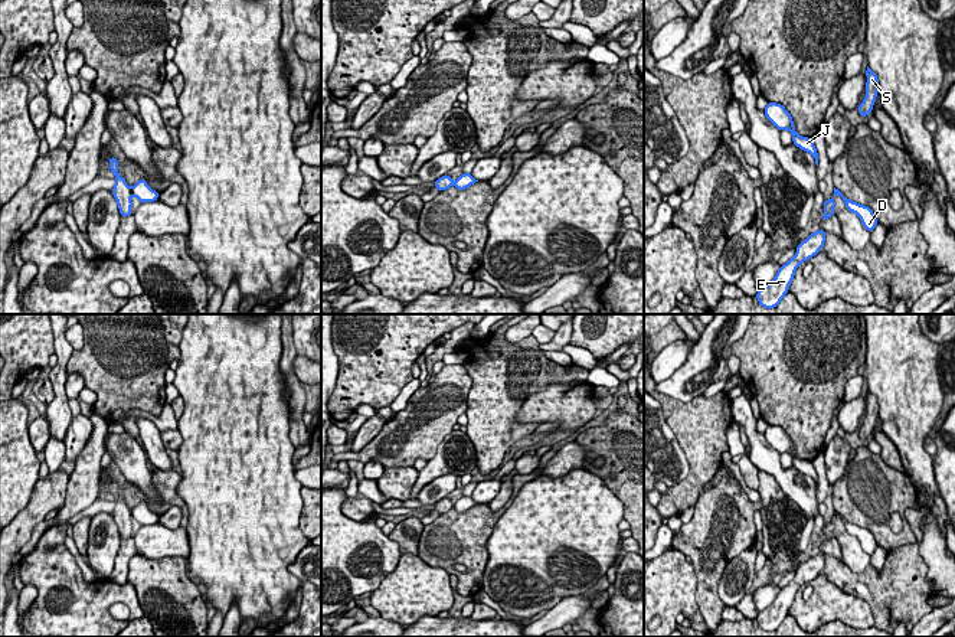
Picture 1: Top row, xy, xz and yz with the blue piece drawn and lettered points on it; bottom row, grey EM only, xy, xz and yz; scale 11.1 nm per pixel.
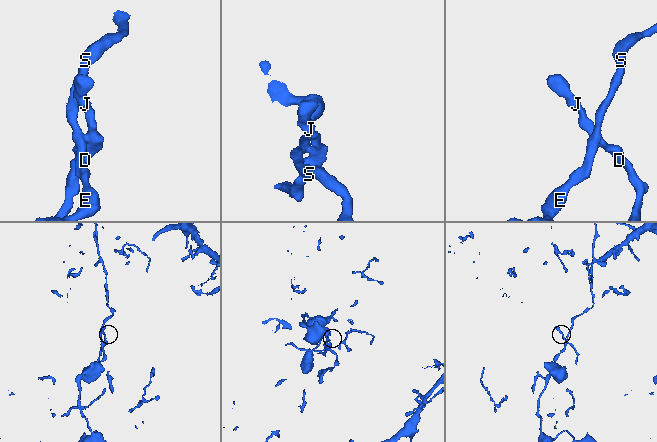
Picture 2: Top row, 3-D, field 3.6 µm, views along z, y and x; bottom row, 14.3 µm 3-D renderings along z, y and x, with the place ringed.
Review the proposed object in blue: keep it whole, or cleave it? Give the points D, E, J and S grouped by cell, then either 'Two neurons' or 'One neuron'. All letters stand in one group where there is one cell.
Groups: D J / E S. Two neurons

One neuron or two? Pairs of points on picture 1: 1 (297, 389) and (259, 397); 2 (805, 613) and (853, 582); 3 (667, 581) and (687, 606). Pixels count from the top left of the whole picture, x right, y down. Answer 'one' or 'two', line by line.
1: two
2: two
3: one

